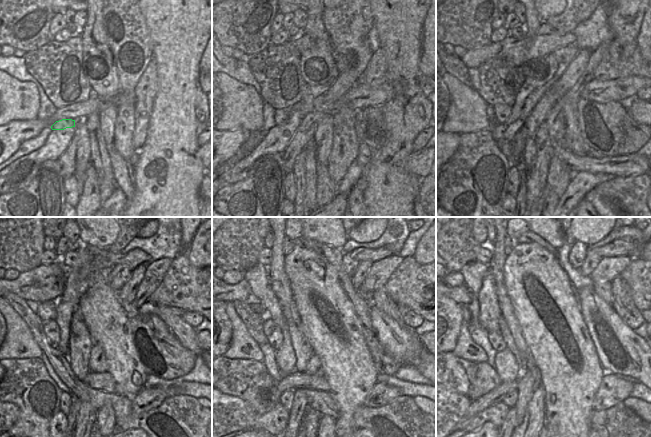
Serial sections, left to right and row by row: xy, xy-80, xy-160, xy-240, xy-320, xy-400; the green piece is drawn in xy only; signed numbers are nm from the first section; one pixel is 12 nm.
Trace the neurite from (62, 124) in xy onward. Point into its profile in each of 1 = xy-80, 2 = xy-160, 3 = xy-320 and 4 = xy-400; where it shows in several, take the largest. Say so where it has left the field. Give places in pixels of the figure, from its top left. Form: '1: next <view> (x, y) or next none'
1: next xy-80 (280, 116)
2: next xy-160 (502, 111)
3: next xy-320 (273, 332)
4: next xy-400 (496, 339)

